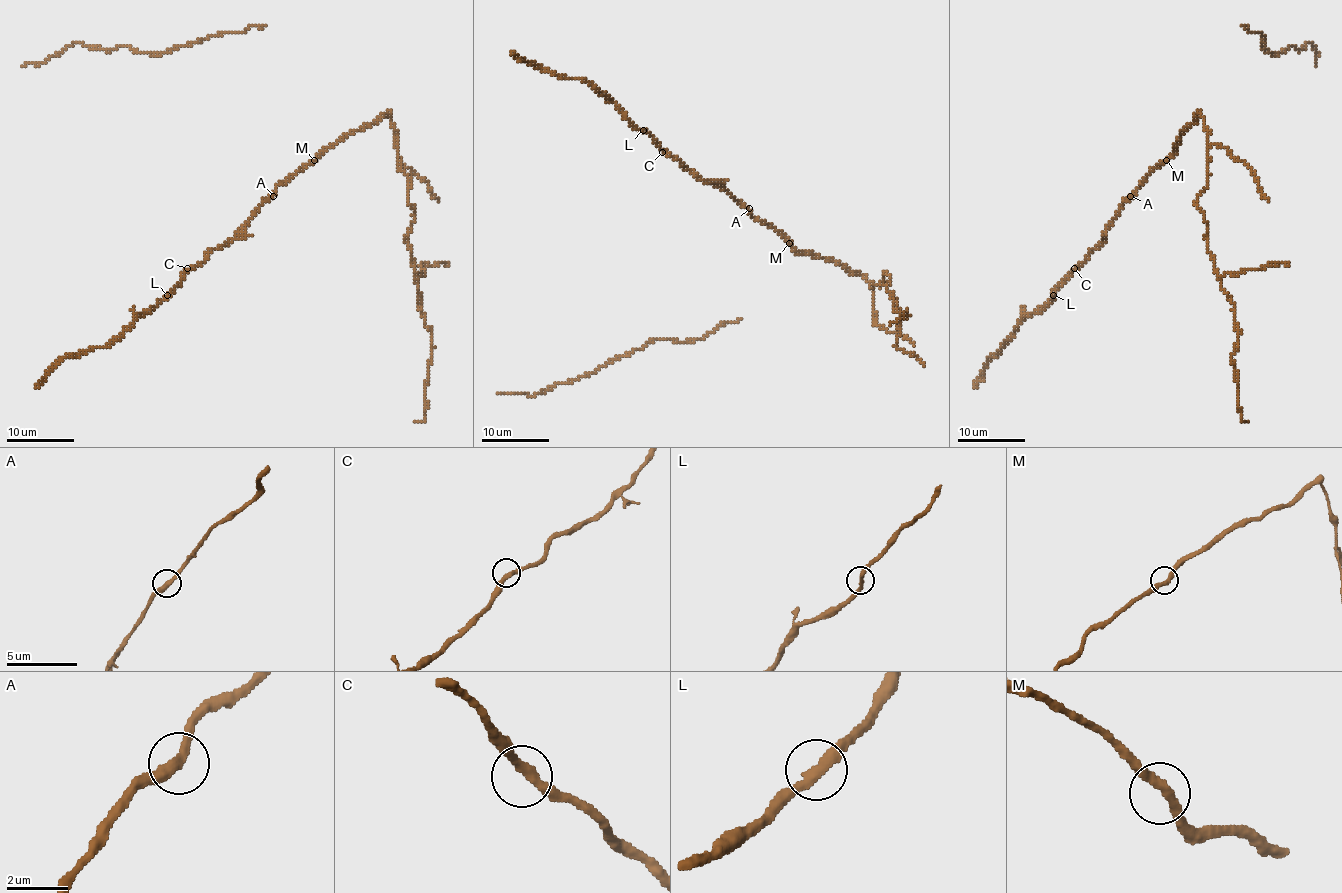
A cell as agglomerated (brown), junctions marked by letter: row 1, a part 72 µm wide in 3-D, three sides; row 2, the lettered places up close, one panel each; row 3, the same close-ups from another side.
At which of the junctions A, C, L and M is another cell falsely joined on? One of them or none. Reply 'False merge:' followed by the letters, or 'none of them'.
False merge: none of them

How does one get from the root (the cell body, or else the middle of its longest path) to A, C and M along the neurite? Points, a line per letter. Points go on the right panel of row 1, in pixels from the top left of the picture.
A: (1174, 148), (1130, 196)
C: (1174, 148), (1124, 202), (1103, 235), (1103, 241), (1074, 268)
M: (1174, 148), (1166, 160)

